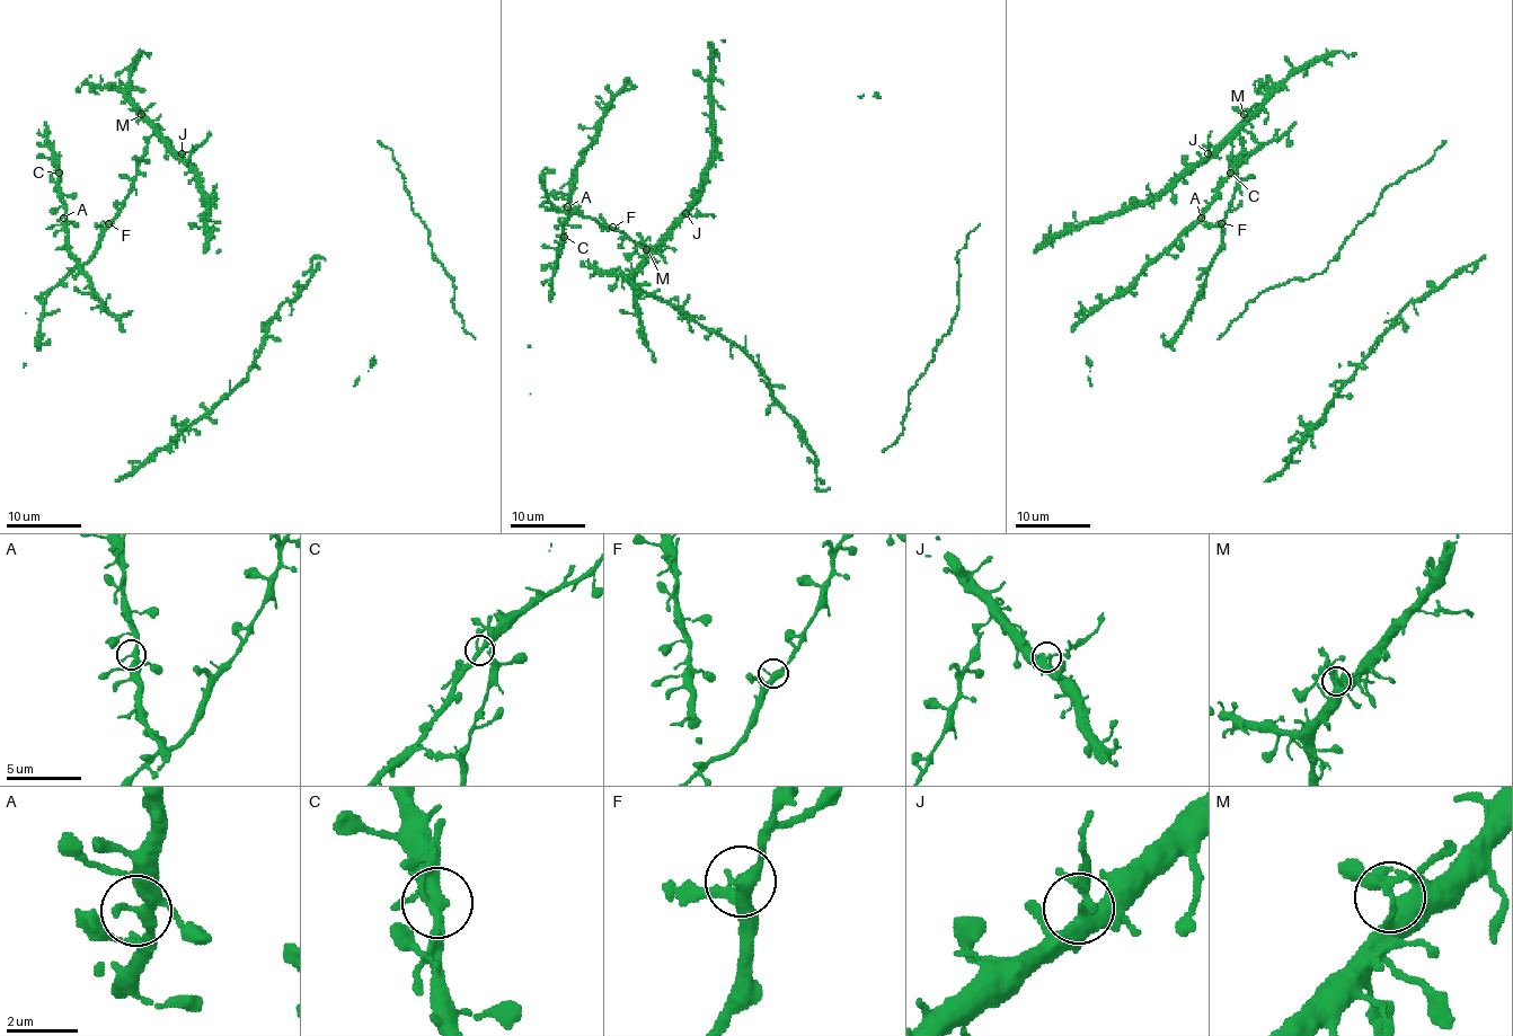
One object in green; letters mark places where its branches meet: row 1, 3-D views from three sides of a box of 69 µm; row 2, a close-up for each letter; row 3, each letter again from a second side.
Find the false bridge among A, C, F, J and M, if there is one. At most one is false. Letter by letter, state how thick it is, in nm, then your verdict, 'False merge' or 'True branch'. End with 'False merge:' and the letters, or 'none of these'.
A: Thickness 280 nm. True branch
C: Thickness 280 nm. True branch
F: Thickness 360 nm. True branch
J: Thickness 360 nm. False merge
M: Thickness 360 nm. True branch
False merge: J

